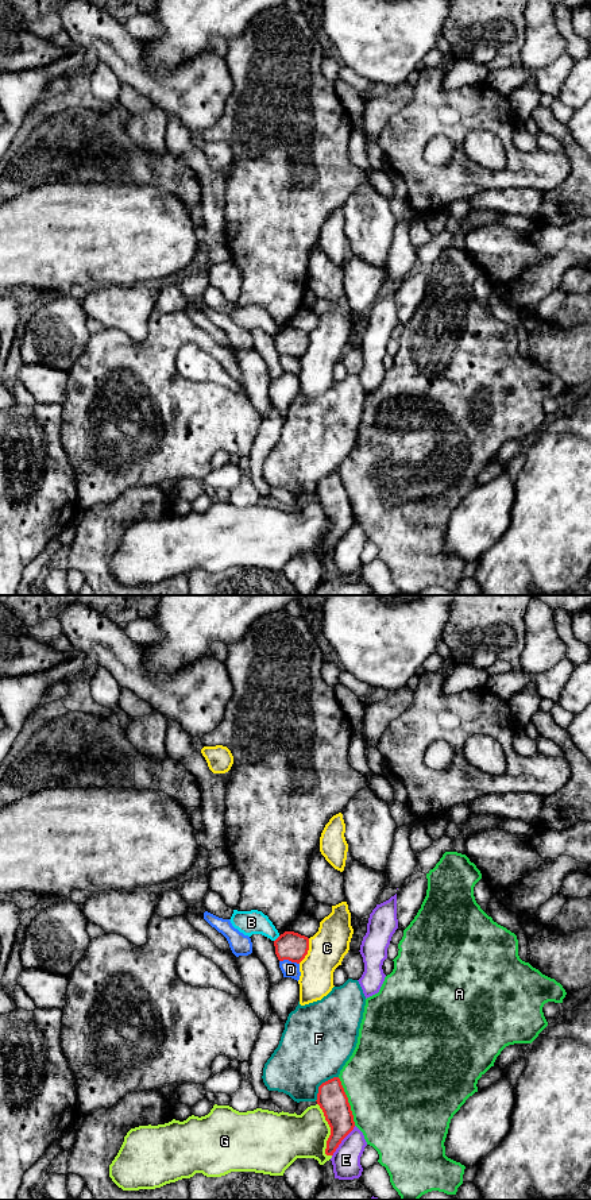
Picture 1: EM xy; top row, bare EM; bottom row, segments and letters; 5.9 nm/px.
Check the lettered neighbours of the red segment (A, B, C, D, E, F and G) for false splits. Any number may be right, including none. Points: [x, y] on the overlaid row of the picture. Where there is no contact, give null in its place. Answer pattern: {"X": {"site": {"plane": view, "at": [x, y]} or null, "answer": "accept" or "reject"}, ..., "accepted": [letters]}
{"A": {"site": {"plane": "xy", "at": [347, 1102]}, "answer": "reject"}, "B": {"site": {"plane": "xy", "at": [277, 938]}, "answer": "reject"}, "C": {"site": {"plane": "xy", "at": [308, 949]}, "answer": "reject"}, "D": {"site": {"plane": "xy", "at": [289, 960]}, "answer": "reject"}, "E": {"site": {"plane": "xy", "at": [342, 1139]}, "answer": "reject"}, "F": {"site": {"plane": "xy", "at": [321, 1084]}, "answer": "reject"}, "G": {"site": {"plane": "xy", "at": [331, 1131]}, "answer": "reject"}, "accepted": []}

